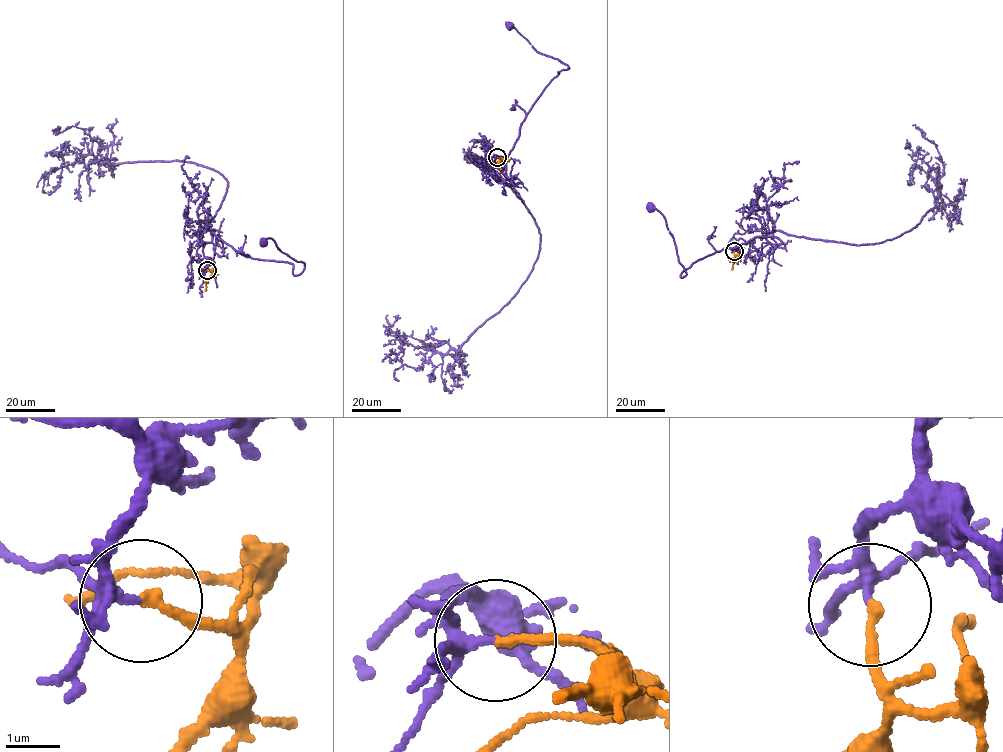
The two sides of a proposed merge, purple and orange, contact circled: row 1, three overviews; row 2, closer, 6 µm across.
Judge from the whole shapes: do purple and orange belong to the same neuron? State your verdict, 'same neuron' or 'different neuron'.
same neuron

